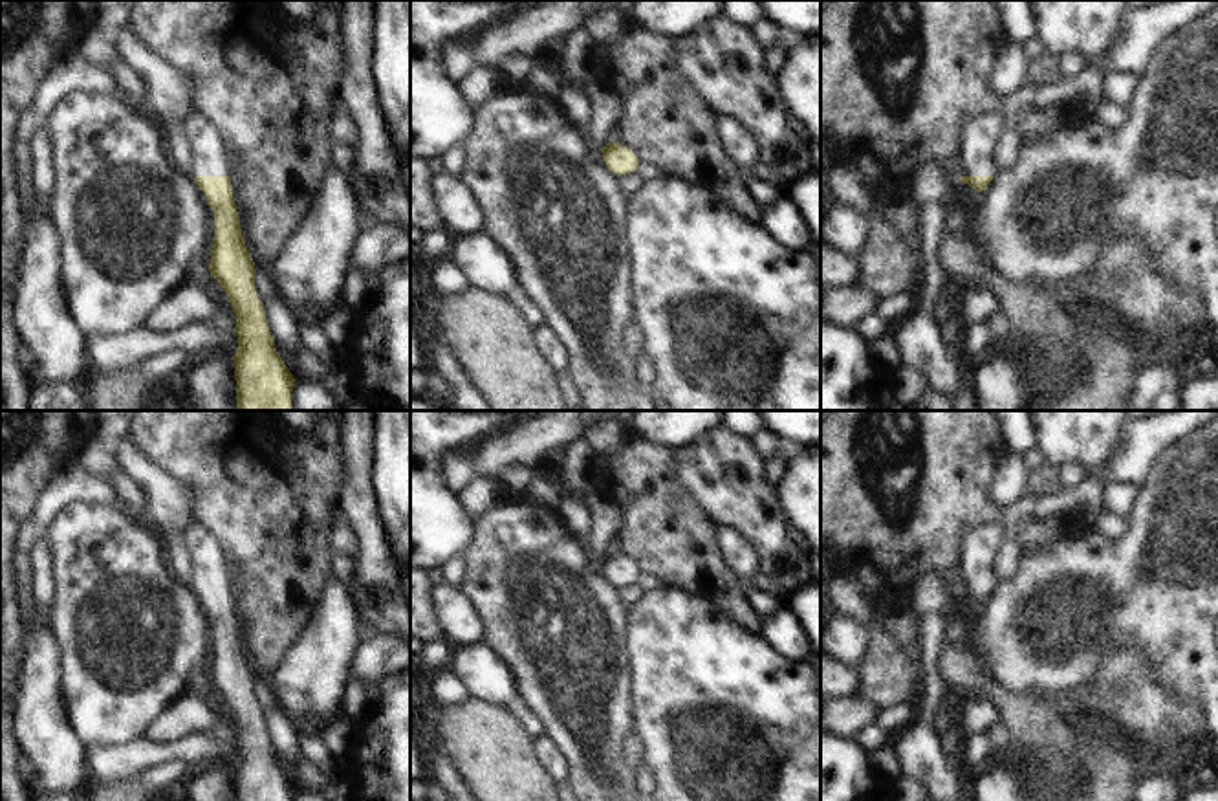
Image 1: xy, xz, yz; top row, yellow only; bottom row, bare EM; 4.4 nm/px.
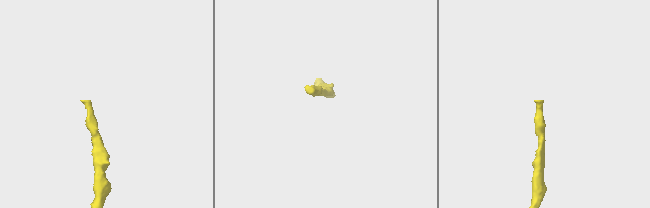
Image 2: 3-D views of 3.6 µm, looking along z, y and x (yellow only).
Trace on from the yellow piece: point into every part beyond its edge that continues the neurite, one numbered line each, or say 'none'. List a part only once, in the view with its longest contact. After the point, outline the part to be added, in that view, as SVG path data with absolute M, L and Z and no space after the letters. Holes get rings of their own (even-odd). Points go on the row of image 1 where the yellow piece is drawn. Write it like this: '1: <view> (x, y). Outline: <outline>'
1: xy (207, 156). Outline: M187 112L181 132L190 145L189 176L229 176L229 159L218 132L196 112Z

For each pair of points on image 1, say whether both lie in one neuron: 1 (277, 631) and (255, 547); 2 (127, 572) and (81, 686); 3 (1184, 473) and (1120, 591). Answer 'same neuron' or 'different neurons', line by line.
1: same neuron
2: same neuron
3: same neuron

